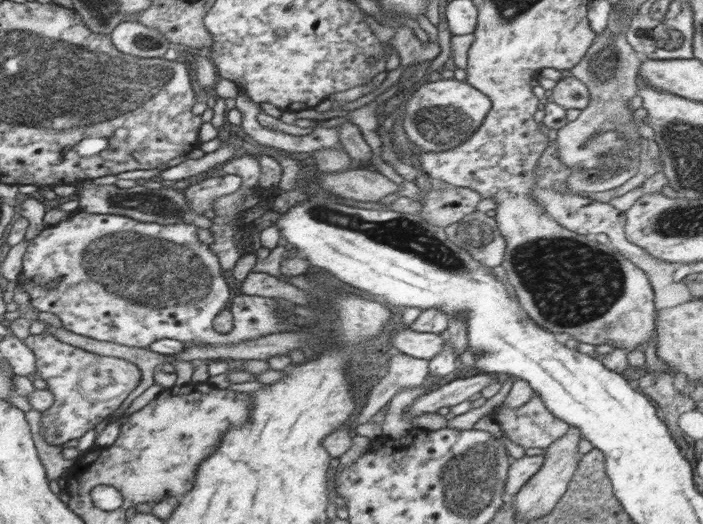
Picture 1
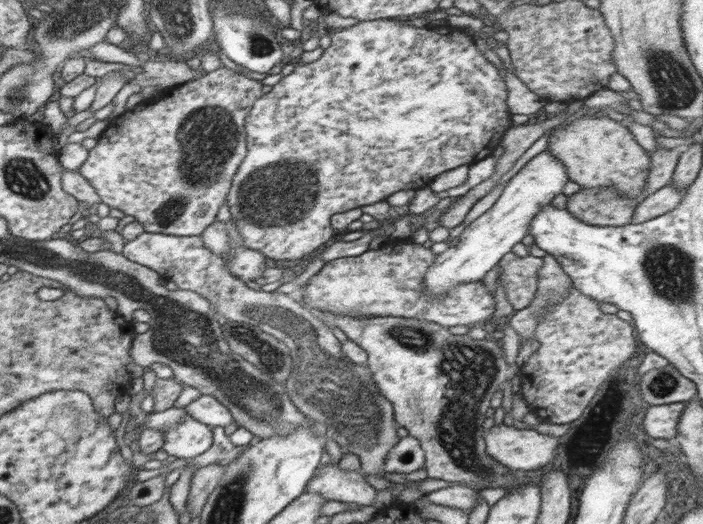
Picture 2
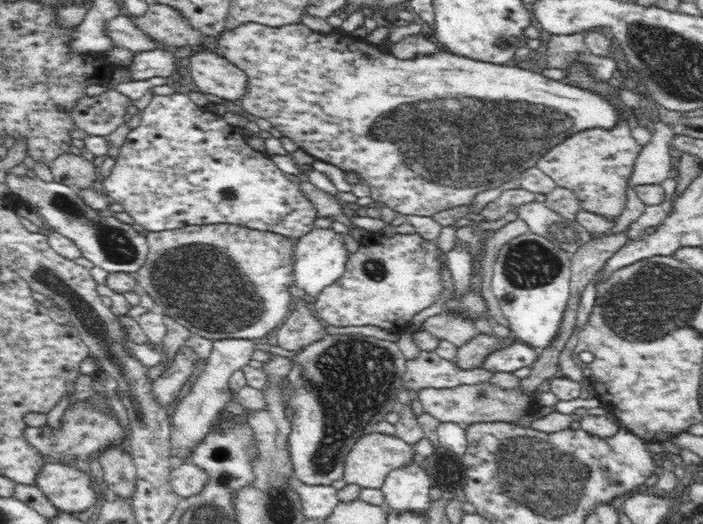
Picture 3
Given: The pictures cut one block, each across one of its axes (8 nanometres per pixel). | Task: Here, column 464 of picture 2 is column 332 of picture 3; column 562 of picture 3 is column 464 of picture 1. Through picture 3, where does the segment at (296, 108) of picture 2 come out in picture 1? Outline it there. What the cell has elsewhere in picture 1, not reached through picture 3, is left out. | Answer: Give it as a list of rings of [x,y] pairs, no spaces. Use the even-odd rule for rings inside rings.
[[[441,79],[425,83],[409,96],[405,103],[403,128],[409,142],[414,142],[422,152],[444,152],[456,148],[484,122],[492,102],[482,91],[467,82]]]

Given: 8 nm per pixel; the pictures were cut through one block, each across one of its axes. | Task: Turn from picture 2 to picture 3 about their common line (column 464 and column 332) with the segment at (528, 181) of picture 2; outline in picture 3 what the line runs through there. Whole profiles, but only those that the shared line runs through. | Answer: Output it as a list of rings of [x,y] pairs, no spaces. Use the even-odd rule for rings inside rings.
[[[331,227],[318,229],[313,228],[308,234],[301,236],[294,248],[294,284],[302,288],[307,294],[306,299],[302,299],[309,304],[317,299],[317,296],[333,282],[336,282],[346,270],[348,260],[348,250],[345,247],[343,234],[335,232]]]

